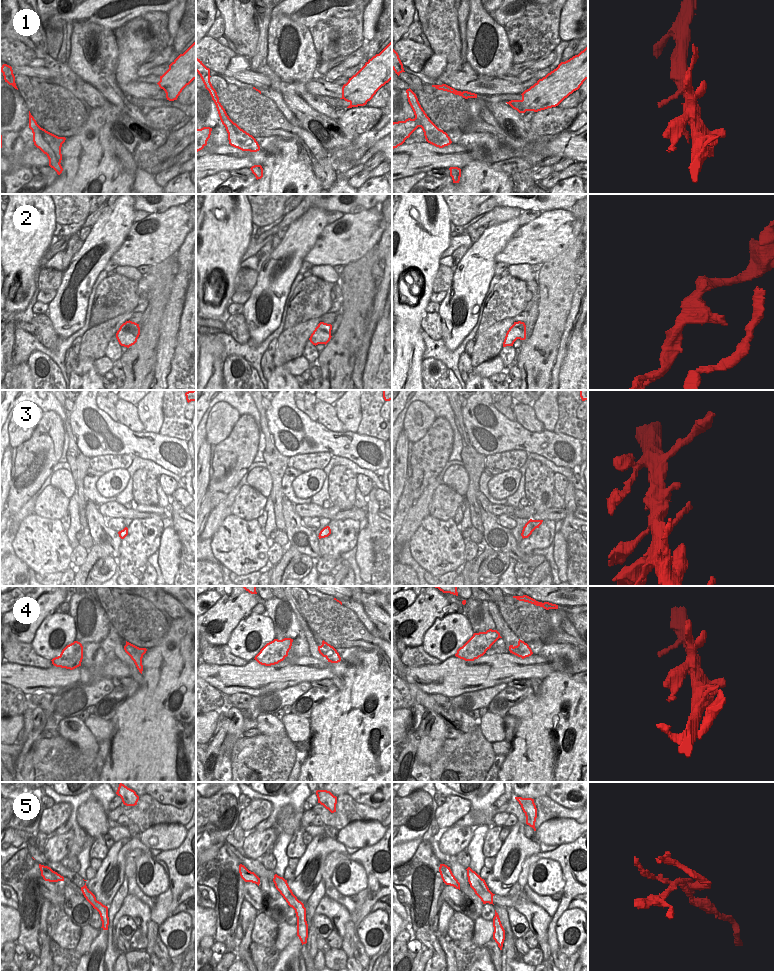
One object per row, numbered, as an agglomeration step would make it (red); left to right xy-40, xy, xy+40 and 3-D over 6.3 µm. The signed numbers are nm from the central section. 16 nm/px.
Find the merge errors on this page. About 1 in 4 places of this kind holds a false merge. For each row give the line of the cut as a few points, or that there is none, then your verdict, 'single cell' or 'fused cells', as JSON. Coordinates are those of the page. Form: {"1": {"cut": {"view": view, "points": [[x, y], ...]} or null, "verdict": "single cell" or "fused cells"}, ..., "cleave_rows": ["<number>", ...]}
{"1": {"cut": {"view": "xy+40", "points": [[437, 128], [437, 132], [429, 134], [428, 139], [441, 147]]}, "verdict": "fused cells"}, "2": {"cut": null, "verdict": "single cell"}, "3": {"cut": null, "verdict": "single cell"}, "4": {"cut": null, "verdict": "single cell"}, "5": {"cut": {"view": "xy+40", "points": [[473, 888], [477, 893], [490, 892]]}, "verdict": "fused cells"}, "cleave_rows": ["1", "5"]}

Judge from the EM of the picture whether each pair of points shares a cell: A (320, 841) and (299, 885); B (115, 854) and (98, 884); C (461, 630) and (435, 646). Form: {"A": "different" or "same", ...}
{"A": "same", "B": "same", "C": "same"}

